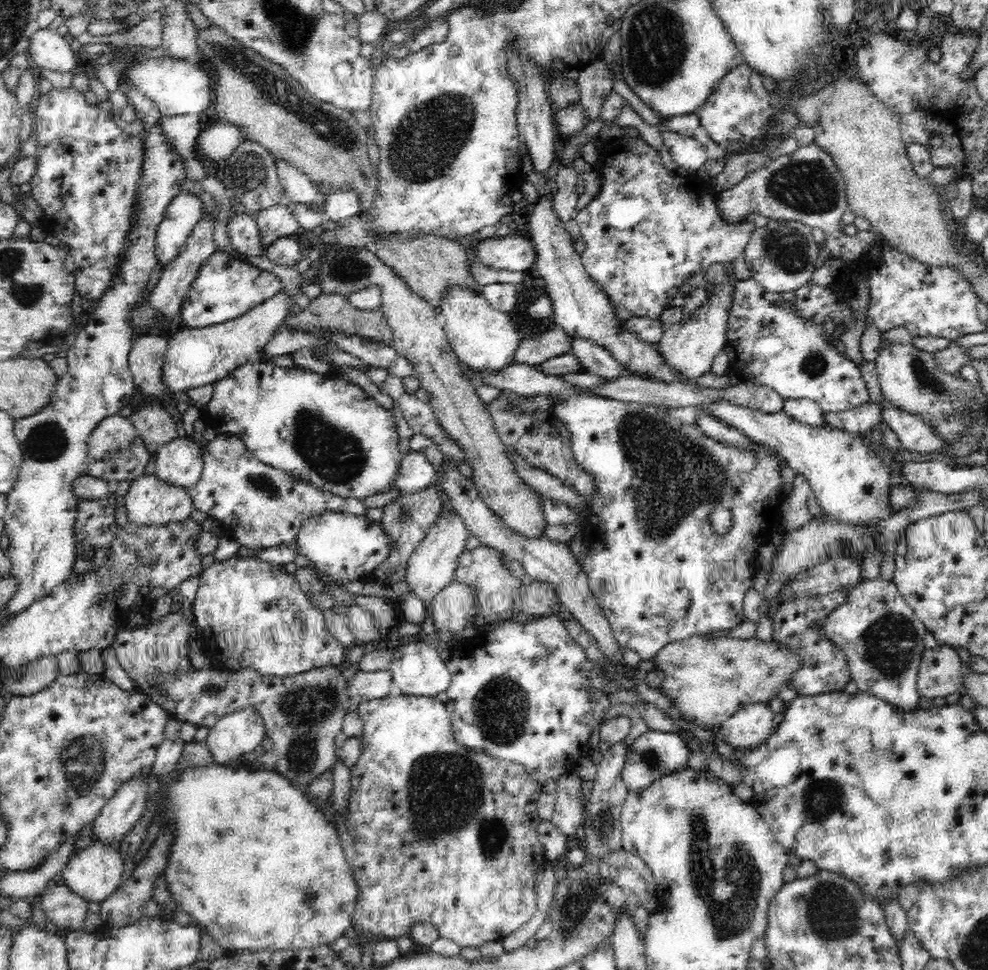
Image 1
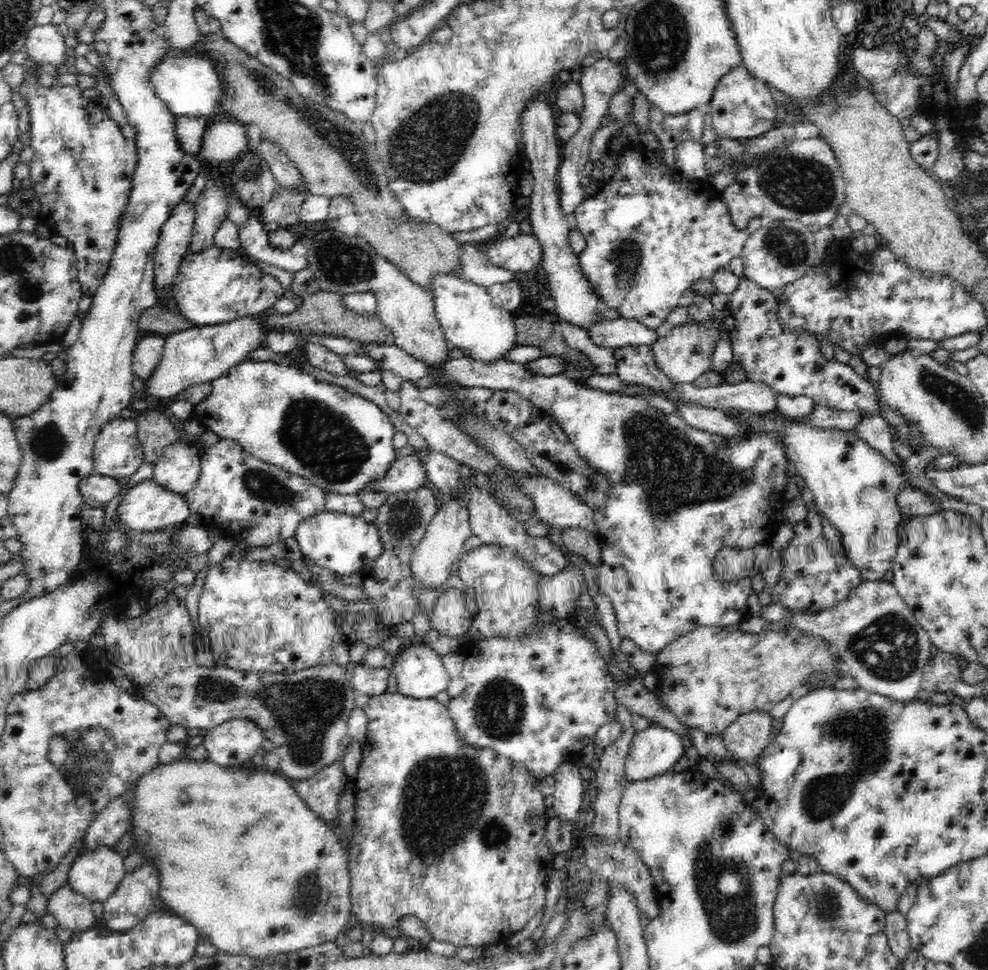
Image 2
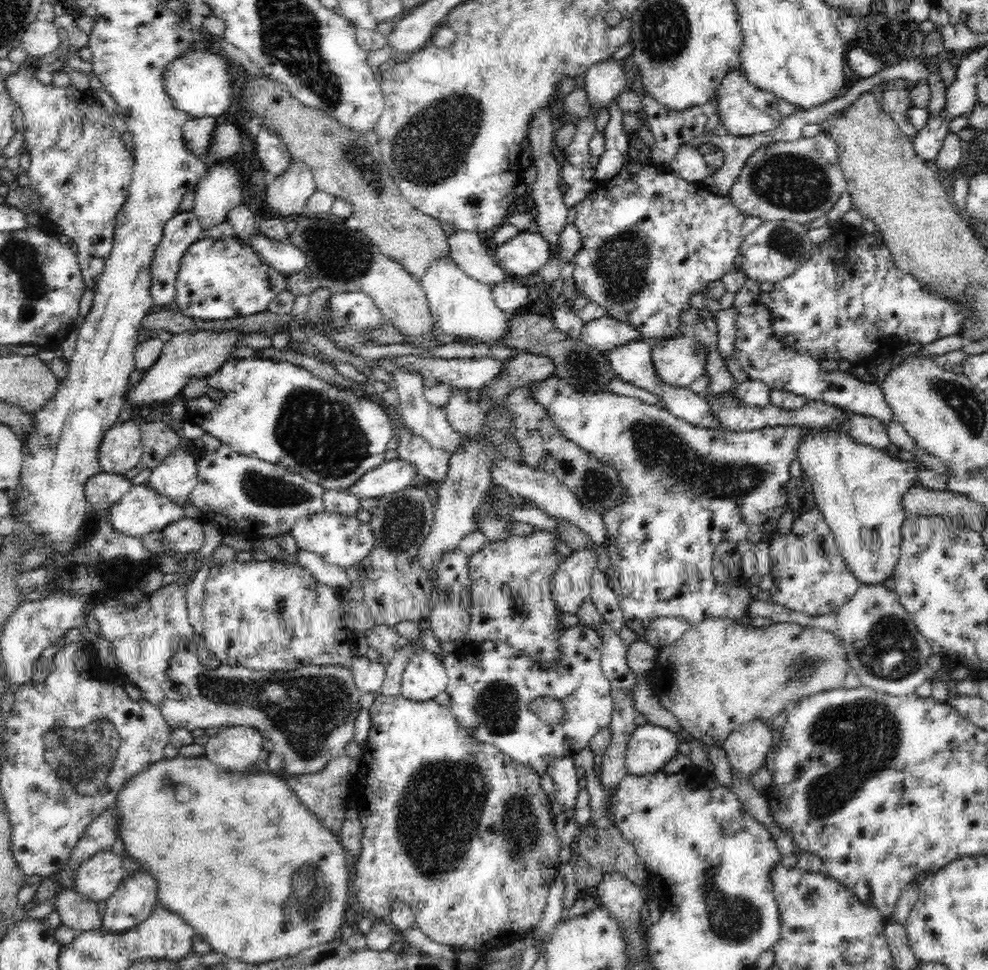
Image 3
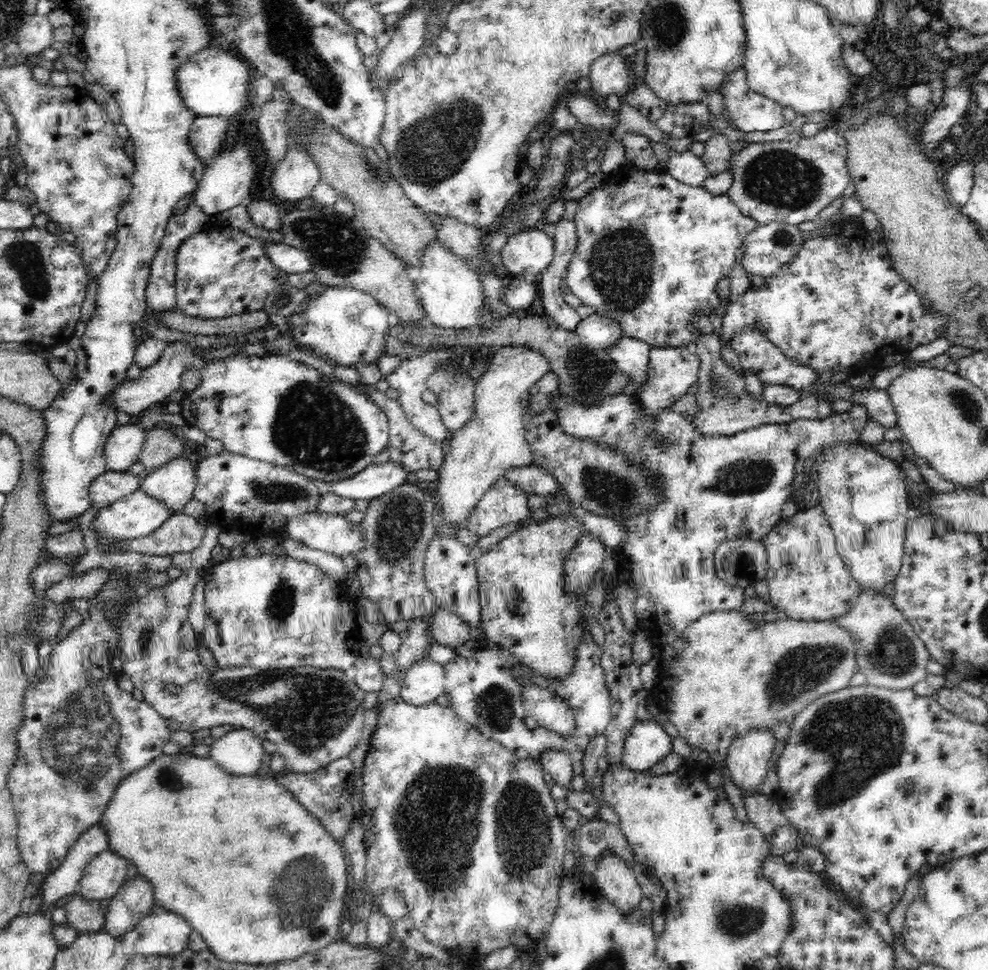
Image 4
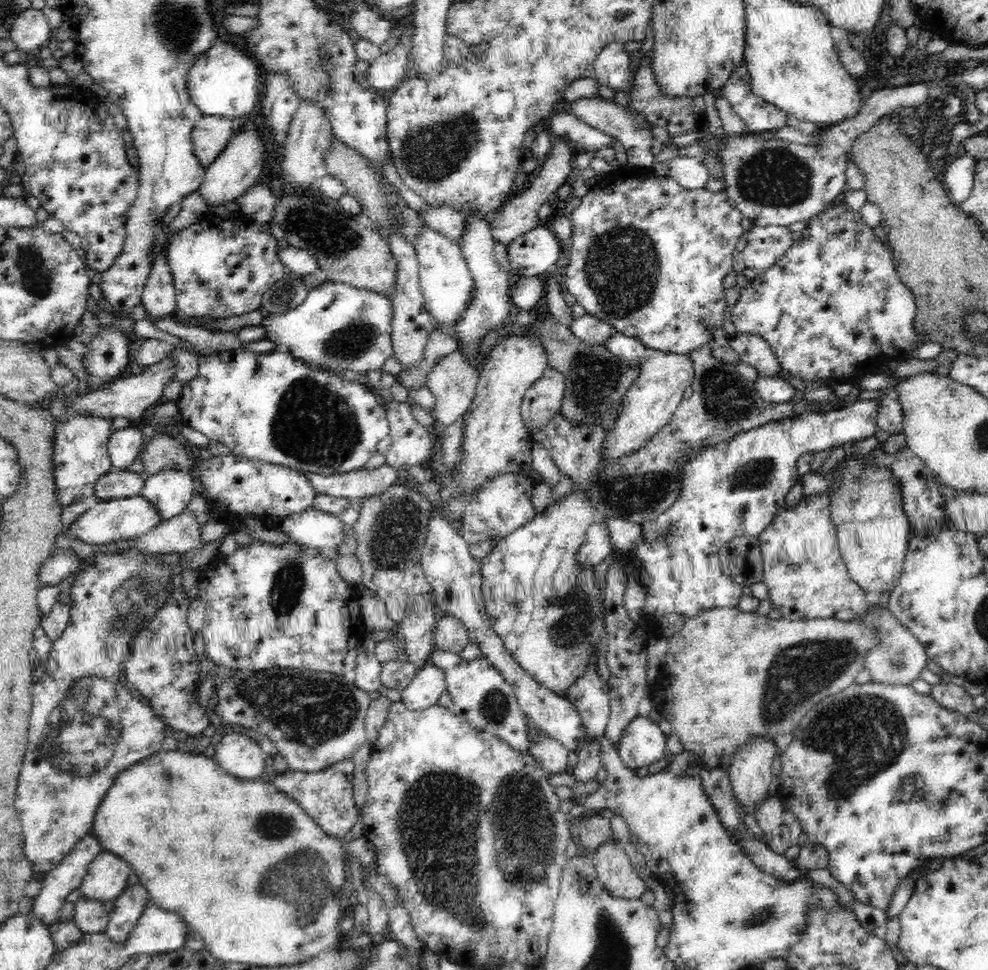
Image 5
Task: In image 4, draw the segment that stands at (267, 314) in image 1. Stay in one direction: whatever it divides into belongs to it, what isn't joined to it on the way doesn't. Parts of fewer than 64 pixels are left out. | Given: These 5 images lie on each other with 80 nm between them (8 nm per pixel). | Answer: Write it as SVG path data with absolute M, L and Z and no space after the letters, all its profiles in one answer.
M174 344L163 350L162 356L152 366L142 370L138 379L130 380L126 378L124 382L121 382L120 386L114 390L112 394L112 405L116 405L118 412L126 412L128 416L138 416L143 414L148 406L152 406L157 402L162 402L166 398L176 398L180 395L181 378L188 372L188 370L194 370L196 368L202 369L206 364L206 358L204 358L204 352L202 356L200 354L194 354L188 344Z

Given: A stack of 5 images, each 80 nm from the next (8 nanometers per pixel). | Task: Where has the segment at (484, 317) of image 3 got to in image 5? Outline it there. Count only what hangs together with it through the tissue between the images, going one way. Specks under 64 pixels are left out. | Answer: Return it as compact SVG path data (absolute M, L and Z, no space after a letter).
M426 225L425 229L417 234L414 248L419 262L419 288L433 322L444 325L457 324L462 314L469 309L469 300L473 297L474 288L474 279L465 257L462 256L461 247Z

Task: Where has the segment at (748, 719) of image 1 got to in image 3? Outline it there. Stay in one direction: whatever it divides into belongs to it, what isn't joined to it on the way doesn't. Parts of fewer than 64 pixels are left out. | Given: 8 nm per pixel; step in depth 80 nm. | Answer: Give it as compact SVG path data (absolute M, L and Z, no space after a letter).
M760 718L751 719L750 722L735 727L728 734L728 738L726 738L722 746L726 751L733 772L741 774L750 781L754 776L754 772L765 766L766 754L770 754L770 750L772 750L772 734L774 734L772 727L768 722Z

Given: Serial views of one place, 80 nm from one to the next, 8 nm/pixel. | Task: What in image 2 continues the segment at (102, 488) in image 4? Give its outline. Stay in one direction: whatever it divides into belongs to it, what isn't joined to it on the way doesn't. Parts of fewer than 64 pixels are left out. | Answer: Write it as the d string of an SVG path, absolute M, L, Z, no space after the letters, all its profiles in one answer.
M96 474L82 478L78 487L84 502L94 507L106 506L112 498L116 498L121 491L124 491L118 479Z

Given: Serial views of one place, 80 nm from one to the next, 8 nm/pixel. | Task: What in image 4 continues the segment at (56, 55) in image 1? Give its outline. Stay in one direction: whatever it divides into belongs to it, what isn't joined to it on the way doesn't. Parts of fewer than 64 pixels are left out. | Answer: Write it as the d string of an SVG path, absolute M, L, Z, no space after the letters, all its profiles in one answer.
M34 13L20 26L16 40L22 54L36 55L51 48L54 43L54 28L47 16Z

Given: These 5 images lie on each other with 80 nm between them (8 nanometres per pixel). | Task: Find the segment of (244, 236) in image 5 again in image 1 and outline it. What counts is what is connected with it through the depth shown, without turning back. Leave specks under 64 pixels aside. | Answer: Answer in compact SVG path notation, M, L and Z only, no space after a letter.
M214 251L201 264L200 272L186 293L185 301L181 304L182 320L193 329L219 325L243 316L280 290L283 290L280 277L239 258L230 257L226 251Z

